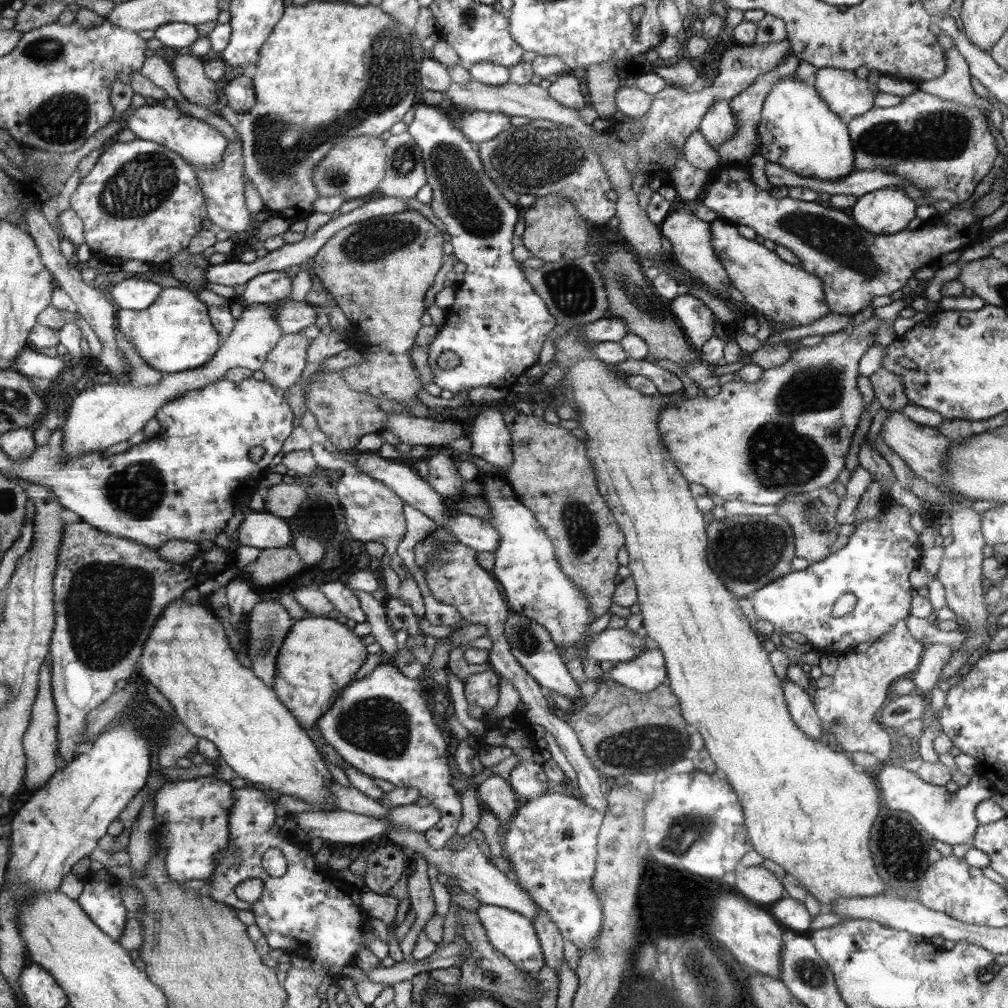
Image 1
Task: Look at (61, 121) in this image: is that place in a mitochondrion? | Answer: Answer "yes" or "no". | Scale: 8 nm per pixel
yes

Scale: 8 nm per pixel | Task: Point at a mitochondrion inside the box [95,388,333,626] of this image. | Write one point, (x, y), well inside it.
(137, 491)

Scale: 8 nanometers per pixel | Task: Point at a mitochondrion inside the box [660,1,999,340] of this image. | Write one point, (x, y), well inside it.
(941, 135)

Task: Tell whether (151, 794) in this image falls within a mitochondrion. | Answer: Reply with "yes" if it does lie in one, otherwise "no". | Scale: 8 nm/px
no

